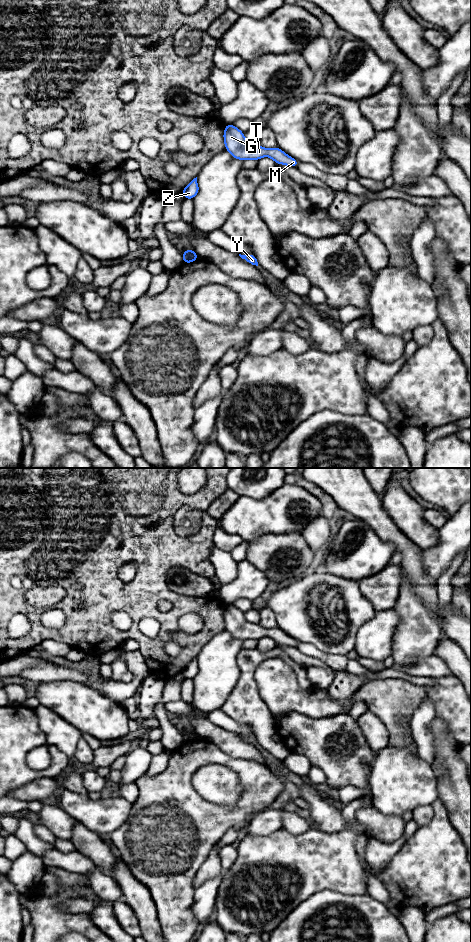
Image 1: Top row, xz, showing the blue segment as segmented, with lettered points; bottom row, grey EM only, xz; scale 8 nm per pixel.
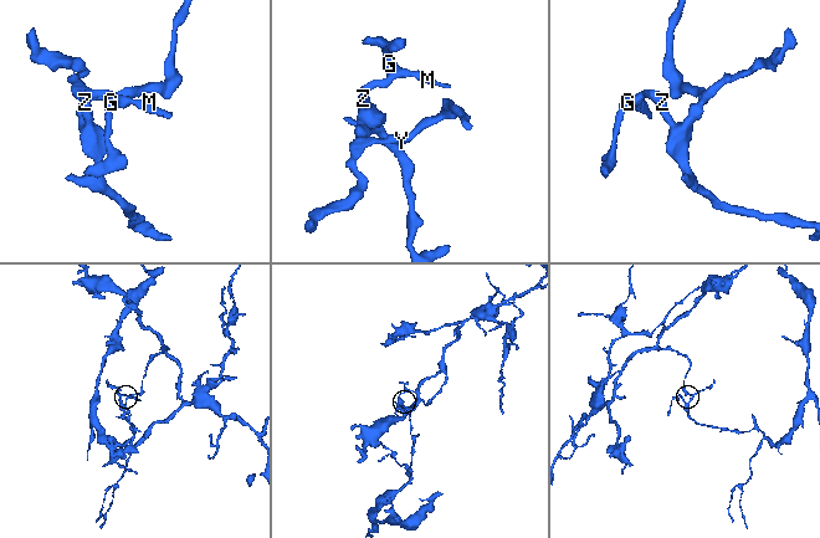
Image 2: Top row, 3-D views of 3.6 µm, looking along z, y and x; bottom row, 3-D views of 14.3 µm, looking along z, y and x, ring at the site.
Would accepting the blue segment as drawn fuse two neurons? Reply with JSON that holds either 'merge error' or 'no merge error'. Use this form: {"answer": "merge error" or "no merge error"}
{"answer": "merge error"}

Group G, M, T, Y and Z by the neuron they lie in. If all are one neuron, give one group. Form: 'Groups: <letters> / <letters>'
Groups: G M T Z / Y

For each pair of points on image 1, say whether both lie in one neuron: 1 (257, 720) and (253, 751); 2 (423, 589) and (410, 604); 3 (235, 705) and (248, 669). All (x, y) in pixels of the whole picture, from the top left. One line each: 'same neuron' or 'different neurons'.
1: different neurons
2: different neurons
3: same neuron

